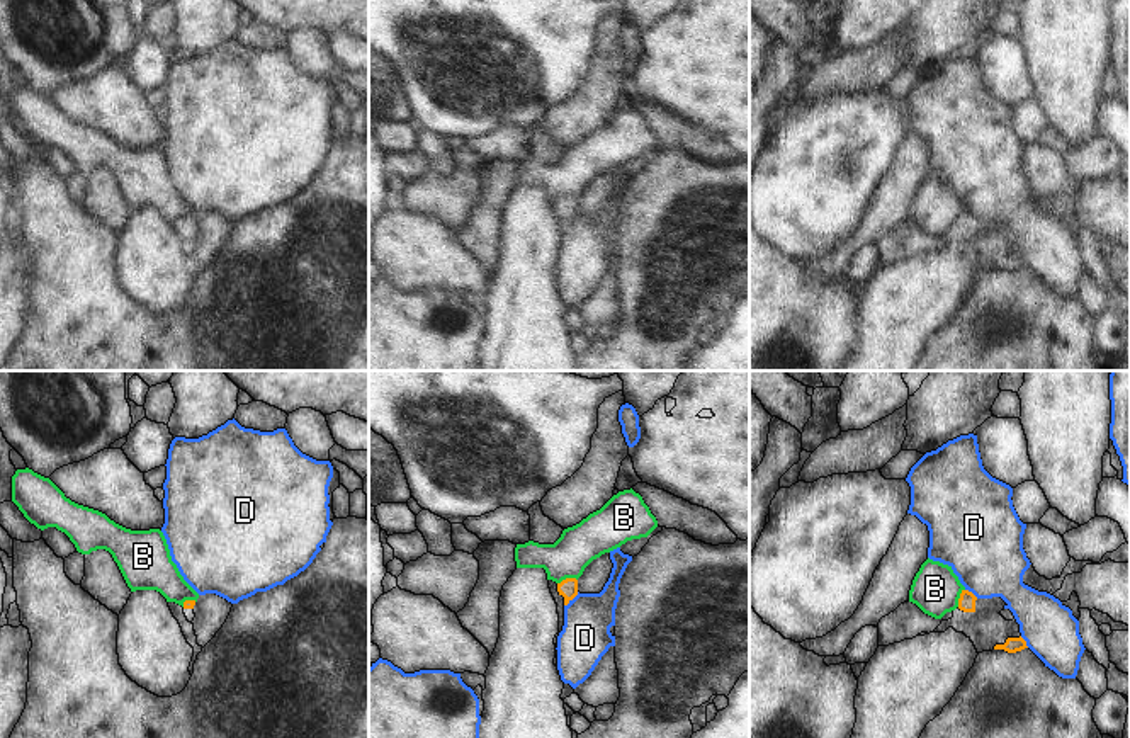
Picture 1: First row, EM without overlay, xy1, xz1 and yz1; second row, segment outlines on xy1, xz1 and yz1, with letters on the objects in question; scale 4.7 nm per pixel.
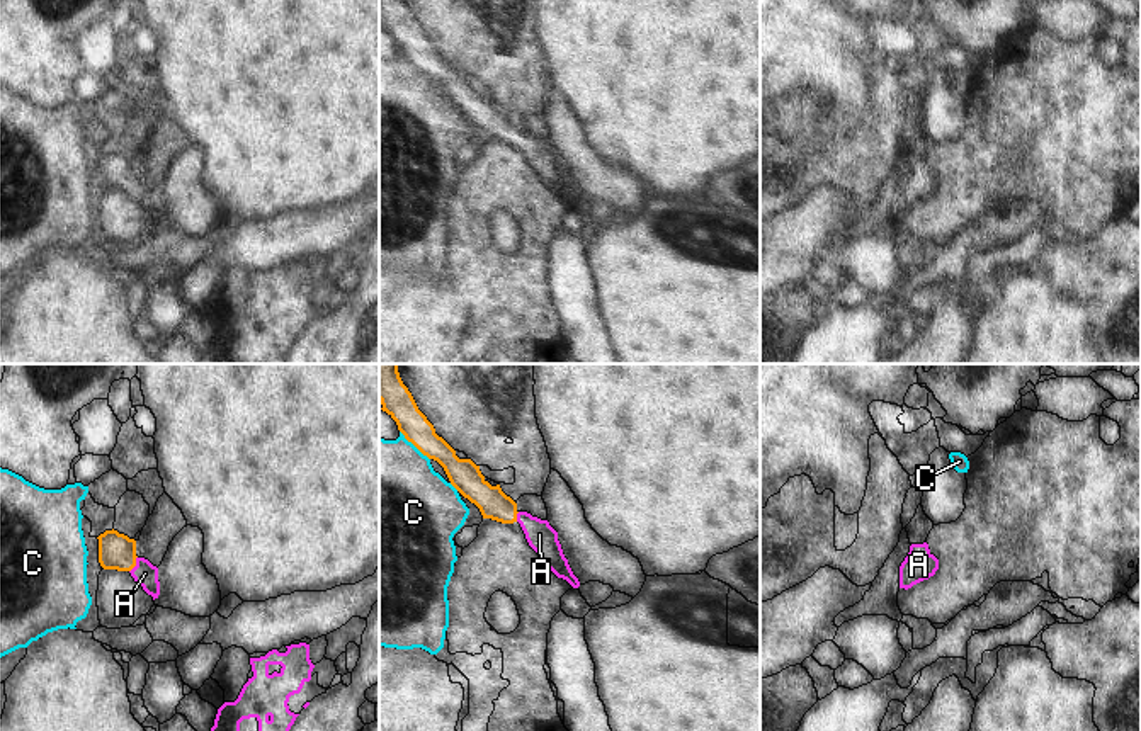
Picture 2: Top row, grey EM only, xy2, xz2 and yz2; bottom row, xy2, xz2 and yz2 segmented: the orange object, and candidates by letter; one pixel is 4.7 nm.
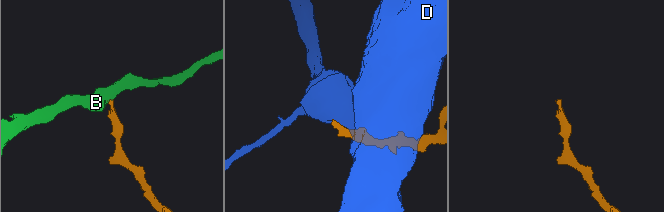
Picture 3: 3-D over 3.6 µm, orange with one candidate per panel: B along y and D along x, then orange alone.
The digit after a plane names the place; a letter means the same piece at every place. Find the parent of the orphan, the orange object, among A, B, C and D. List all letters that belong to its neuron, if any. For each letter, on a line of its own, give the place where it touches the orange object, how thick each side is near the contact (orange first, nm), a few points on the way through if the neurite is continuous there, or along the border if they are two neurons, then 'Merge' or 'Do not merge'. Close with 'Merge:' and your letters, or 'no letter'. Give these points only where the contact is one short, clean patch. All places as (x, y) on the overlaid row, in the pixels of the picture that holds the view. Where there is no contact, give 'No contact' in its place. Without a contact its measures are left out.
A: Touches orange at xy2 (135, 565). Thickness 180 nm (orange) against 110 nm. Path across: xy2 (116, 551), (135, 565), (145, 573). Merge
B: Touches orange at xz1 (566, 579). Thickness 90 nm (orange) against 190 nm. Boundary: xz1 (576, 579), (563, 579), (558, 584). Do not merge
C: Touches orange at xz2 (414, 444). Thickness 150 nm (orange) against 480 nm. Do not merge
D: Touches orange at xz1 (571, 599). Thickness 90 nm (orange) against 240 nm. Do not merge
Merge: A

